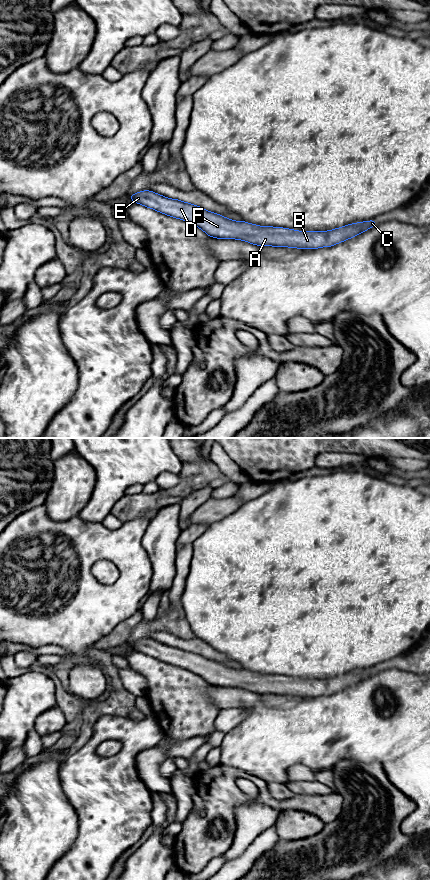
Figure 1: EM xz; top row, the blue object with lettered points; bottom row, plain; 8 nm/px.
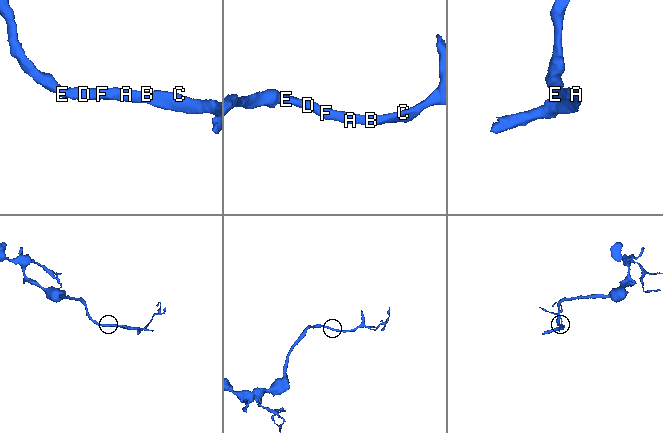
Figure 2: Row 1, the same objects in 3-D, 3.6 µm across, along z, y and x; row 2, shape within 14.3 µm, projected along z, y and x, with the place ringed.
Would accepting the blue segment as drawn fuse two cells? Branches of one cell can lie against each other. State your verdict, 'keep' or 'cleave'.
keep

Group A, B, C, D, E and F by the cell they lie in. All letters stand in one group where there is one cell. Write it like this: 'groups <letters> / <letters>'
groups A B C D E F

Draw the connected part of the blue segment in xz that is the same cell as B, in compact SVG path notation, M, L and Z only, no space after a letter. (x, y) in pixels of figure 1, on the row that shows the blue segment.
M150 190L128 195L133 203L141 204L173 218L199 227L208 236L218 239L237 239L257 246L318 249L331 247L372 228L378 222L370 220L348 224L329 231L297 231L294 229L258 226L234 221L178 199L170 199Z

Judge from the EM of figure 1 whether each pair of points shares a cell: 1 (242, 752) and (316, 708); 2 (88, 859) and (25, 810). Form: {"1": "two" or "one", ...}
{"1": "one", "2": "two"}

